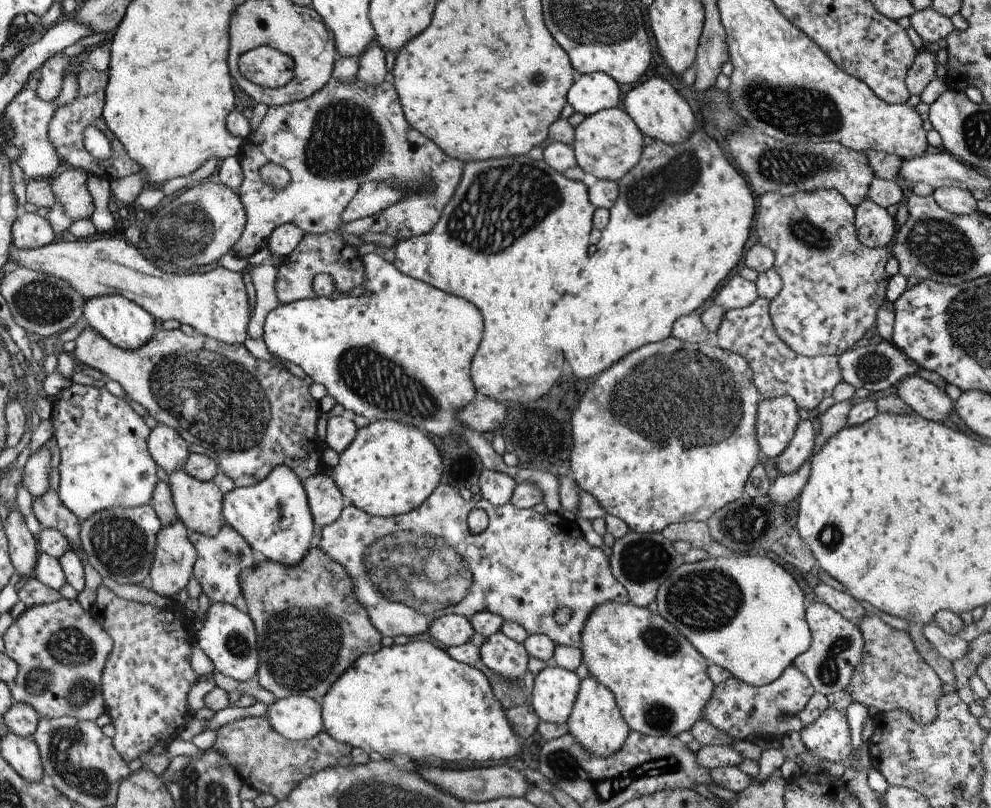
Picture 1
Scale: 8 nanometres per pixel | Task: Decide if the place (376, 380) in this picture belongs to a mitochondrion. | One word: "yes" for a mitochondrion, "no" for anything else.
yes

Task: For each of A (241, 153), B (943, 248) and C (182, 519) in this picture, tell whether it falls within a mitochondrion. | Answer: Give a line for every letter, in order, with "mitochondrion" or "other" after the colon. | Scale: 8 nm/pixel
A: other
B: mitochondrion
C: other

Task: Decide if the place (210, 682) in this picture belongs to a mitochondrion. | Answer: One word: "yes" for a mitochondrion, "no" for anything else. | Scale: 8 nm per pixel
no

